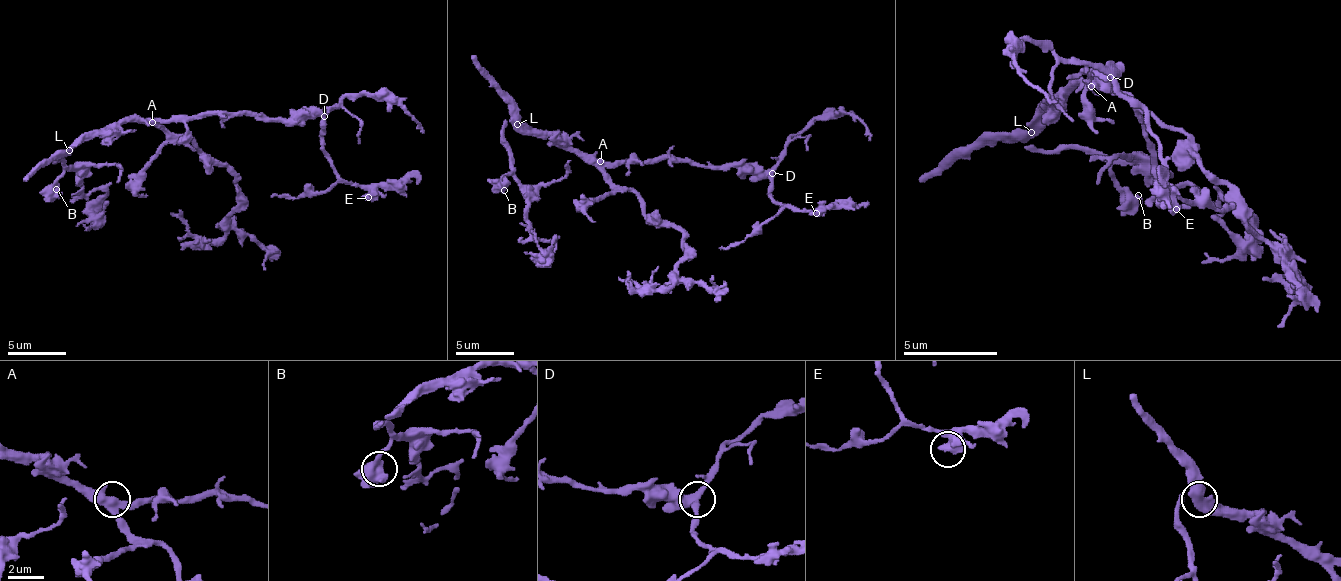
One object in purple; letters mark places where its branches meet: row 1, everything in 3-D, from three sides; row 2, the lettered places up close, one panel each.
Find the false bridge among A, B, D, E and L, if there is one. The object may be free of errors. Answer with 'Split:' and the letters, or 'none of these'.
Split: none of these

